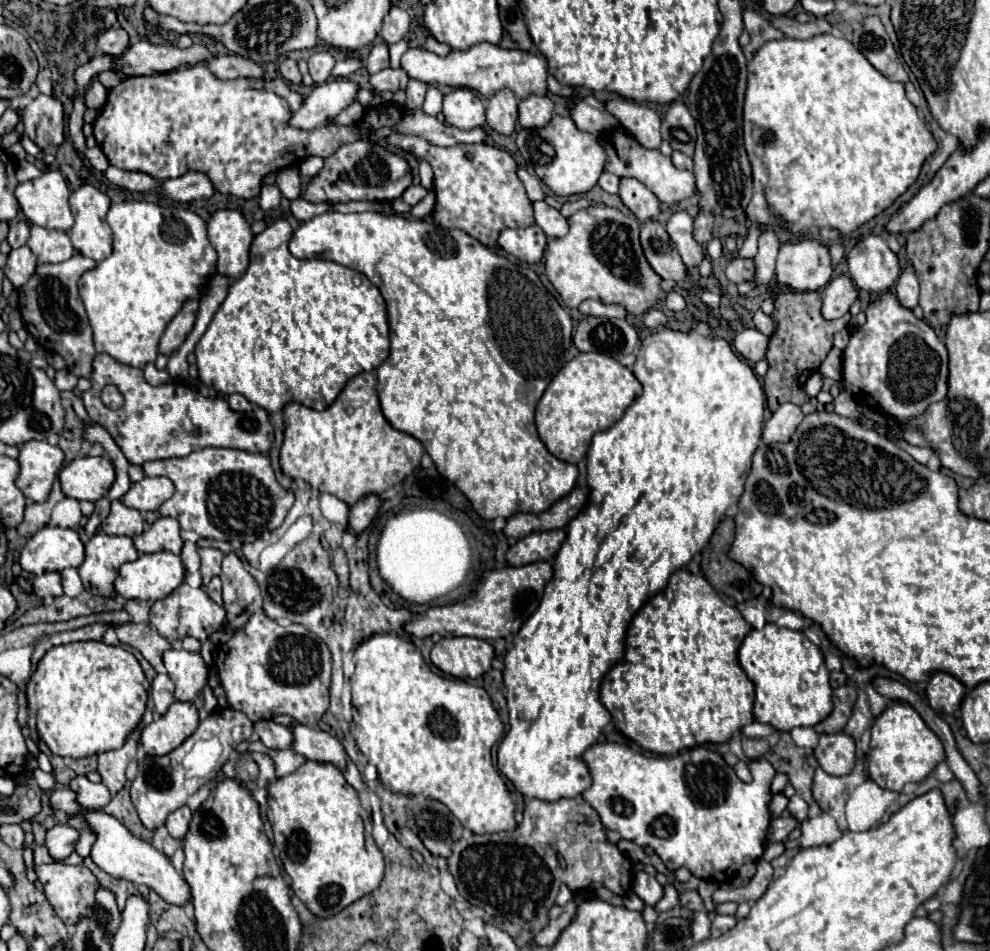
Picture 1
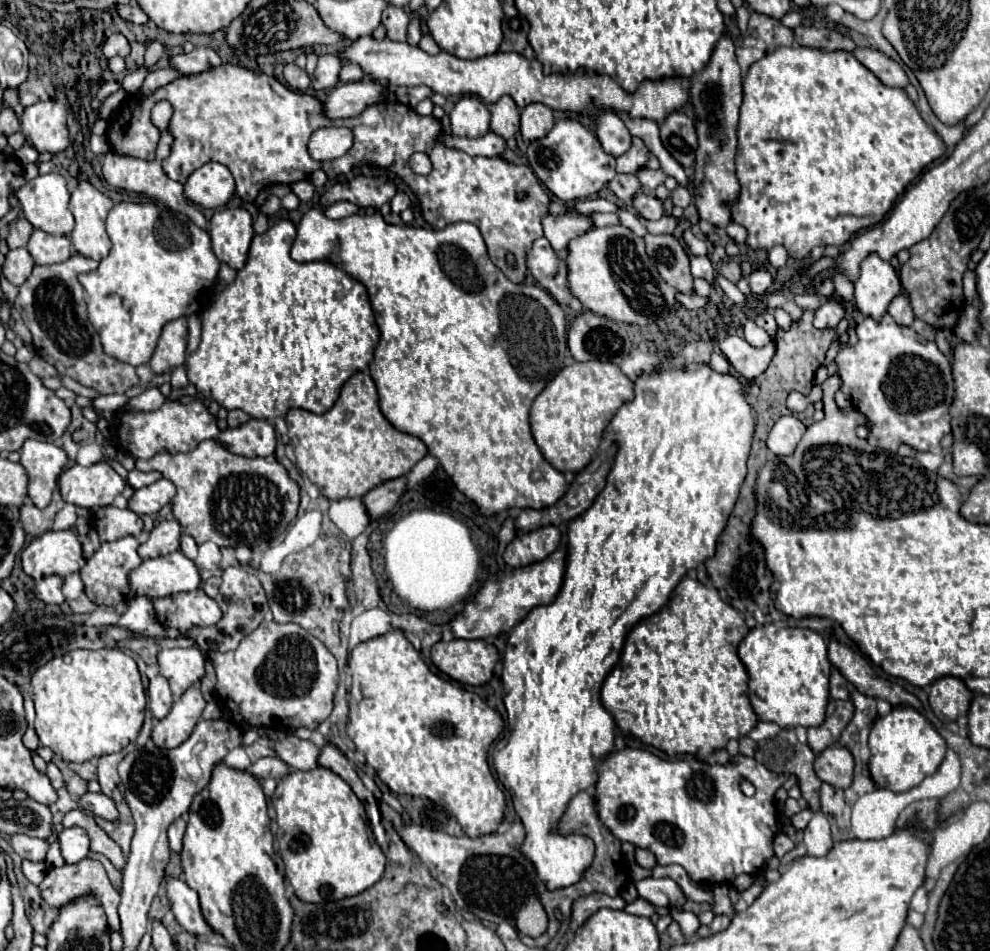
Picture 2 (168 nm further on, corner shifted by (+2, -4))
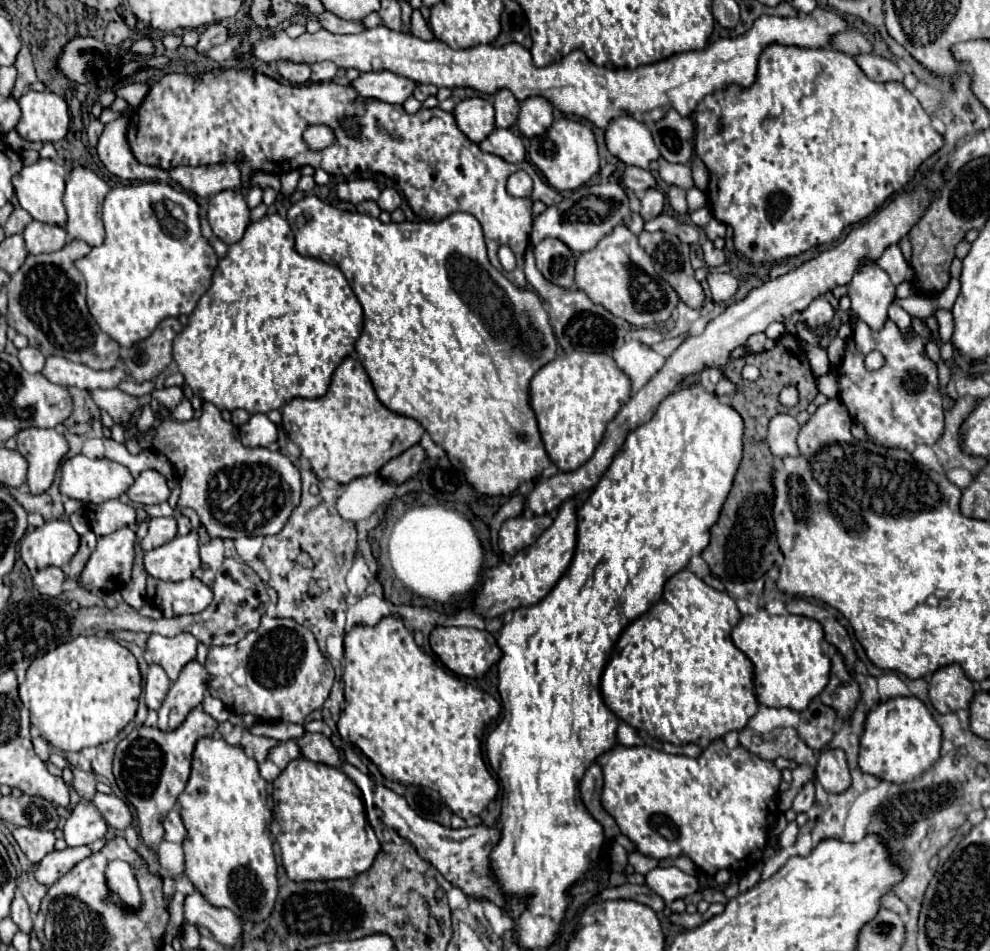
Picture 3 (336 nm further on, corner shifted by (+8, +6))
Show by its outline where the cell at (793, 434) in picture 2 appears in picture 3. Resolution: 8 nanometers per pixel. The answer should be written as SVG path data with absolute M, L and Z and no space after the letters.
M778 413L776 417L772 417L770 427L768 427L768 437L766 437L772 455L776 455L778 459L786 455L796 455L798 431L800 431L800 425L792 415Z

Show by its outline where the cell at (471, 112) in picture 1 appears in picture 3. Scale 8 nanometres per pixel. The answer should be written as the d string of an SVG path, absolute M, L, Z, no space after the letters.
M482 97L462 99L452 113L458 129L474 143L480 143L494 129L494 107Z

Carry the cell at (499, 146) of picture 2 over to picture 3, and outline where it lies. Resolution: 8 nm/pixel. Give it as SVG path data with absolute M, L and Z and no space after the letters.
M494 129L484 141L478 143L478 147L484 153L498 155L508 163L520 163L526 157L520 137L516 137L510 129Z

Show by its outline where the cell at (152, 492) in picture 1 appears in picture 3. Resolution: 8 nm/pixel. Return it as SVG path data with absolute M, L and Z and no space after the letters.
M144 471L126 491L126 495L130 497L130 501L142 503L142 505L154 505L154 503L166 501L170 495L170 489L166 485L164 475L160 475L158 471Z

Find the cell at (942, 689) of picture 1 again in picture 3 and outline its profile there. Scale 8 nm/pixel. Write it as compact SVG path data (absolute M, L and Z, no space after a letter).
M946 665L930 679L930 701L938 713L954 713L968 709L974 695L972 681L964 675L960 665Z

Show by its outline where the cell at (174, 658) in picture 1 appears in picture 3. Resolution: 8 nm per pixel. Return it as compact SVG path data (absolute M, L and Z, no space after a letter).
M180 633L176 637L150 635L146 651L152 655L152 661L160 665L170 681L176 681L182 667L196 659L198 641L190 633Z

